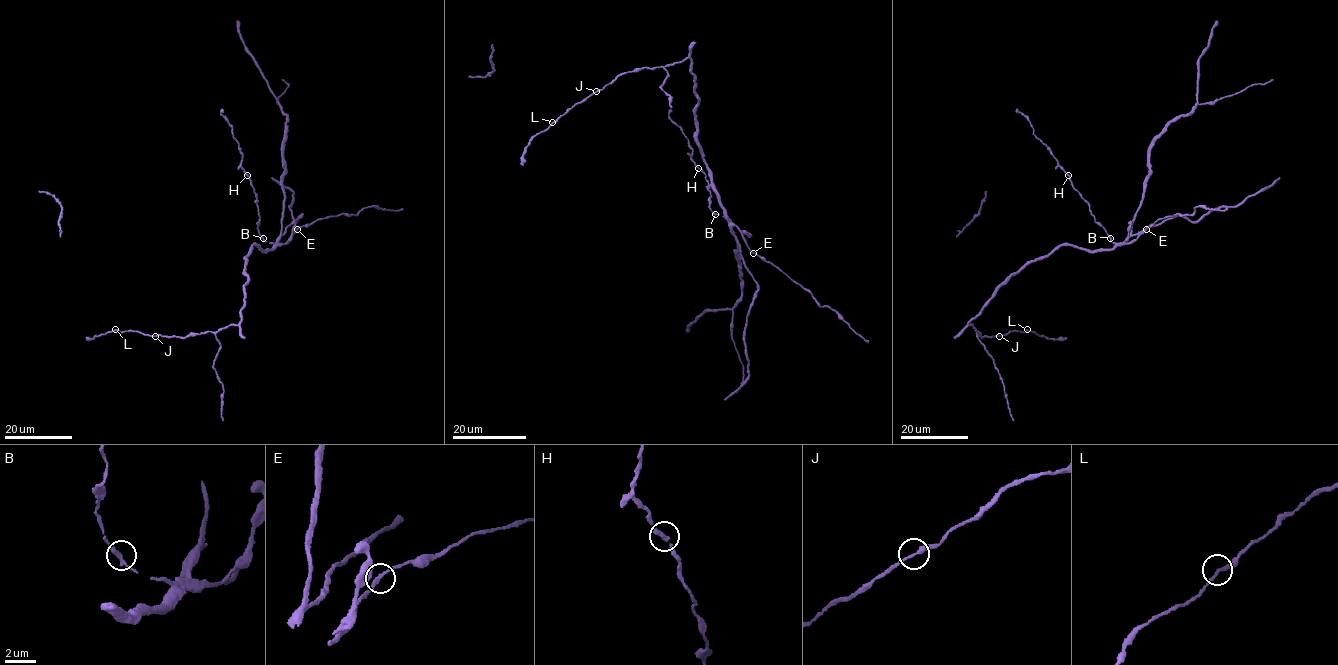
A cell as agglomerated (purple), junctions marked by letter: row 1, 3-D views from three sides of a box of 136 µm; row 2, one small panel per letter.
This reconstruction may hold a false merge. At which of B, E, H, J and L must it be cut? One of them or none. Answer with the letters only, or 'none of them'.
none of them

